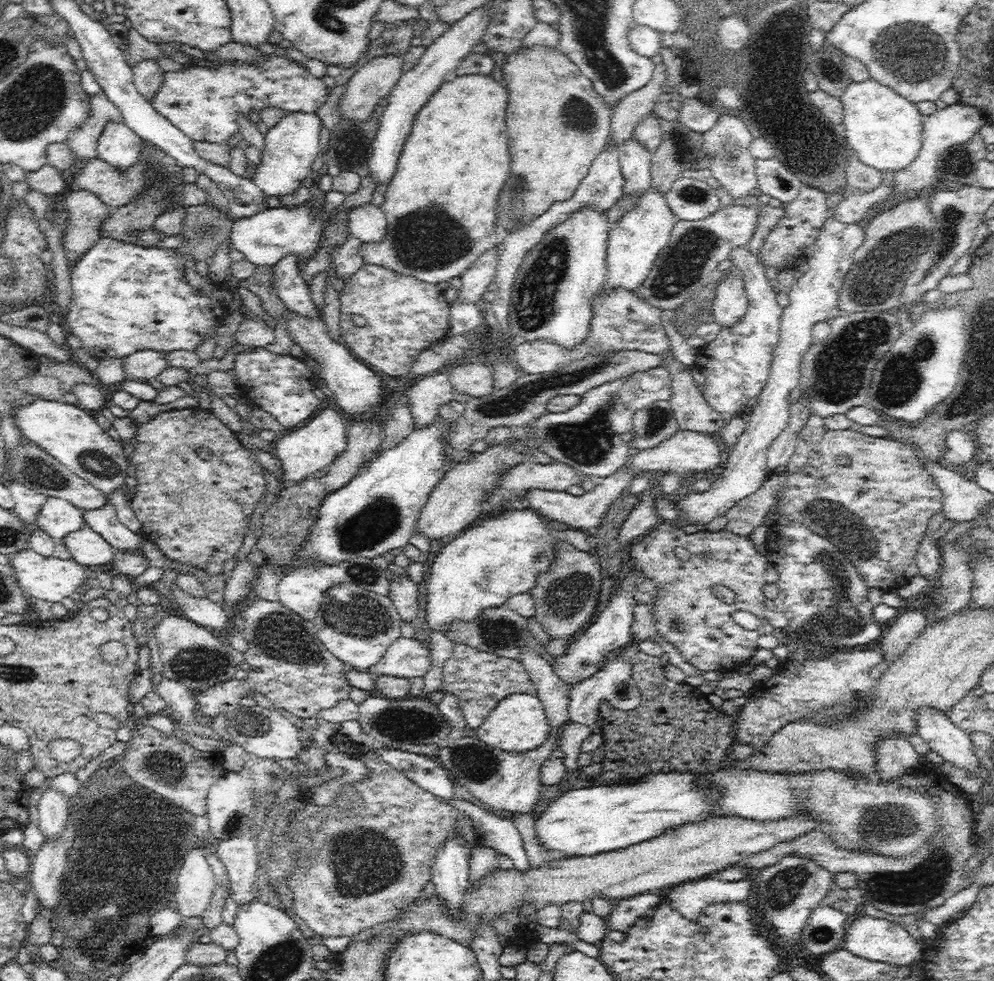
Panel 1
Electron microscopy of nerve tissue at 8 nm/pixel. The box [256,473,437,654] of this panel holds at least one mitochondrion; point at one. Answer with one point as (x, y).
(377, 520)

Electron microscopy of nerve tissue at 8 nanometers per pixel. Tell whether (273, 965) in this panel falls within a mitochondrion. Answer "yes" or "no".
yes

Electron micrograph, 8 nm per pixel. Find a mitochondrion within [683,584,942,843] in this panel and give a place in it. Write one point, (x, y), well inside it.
(853, 699)

